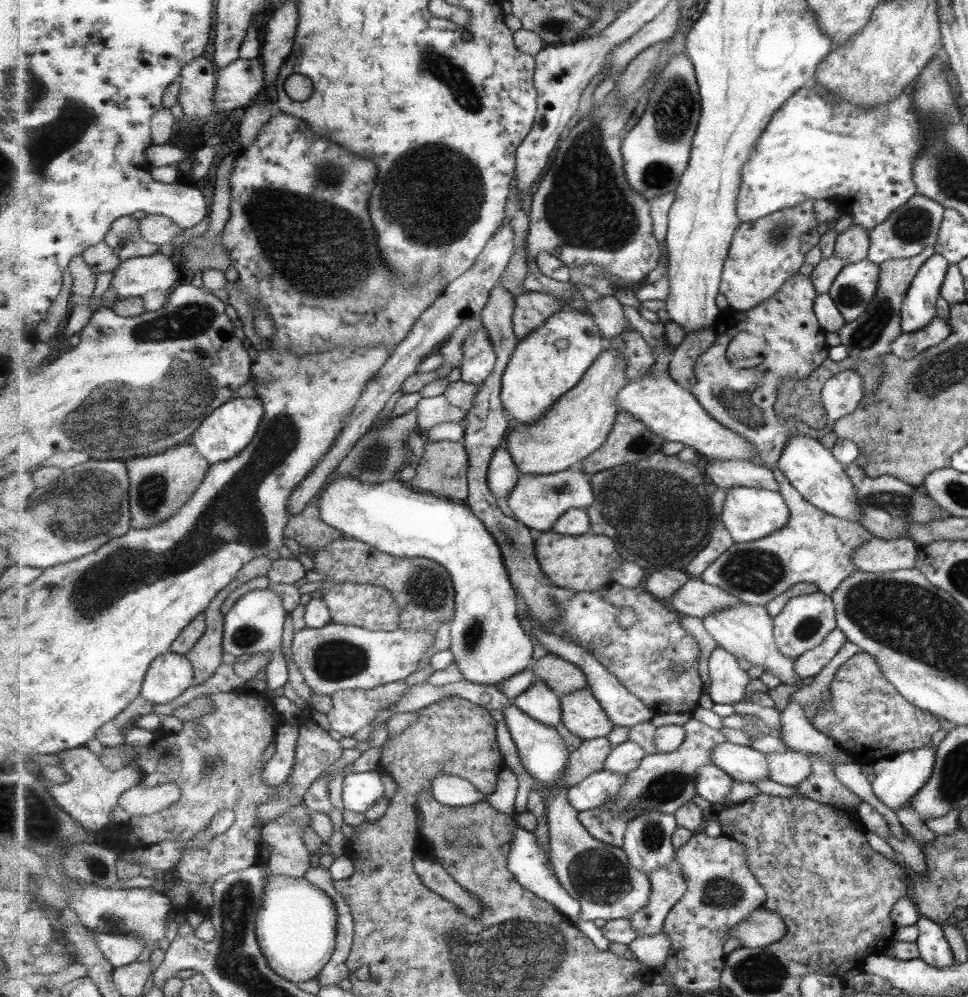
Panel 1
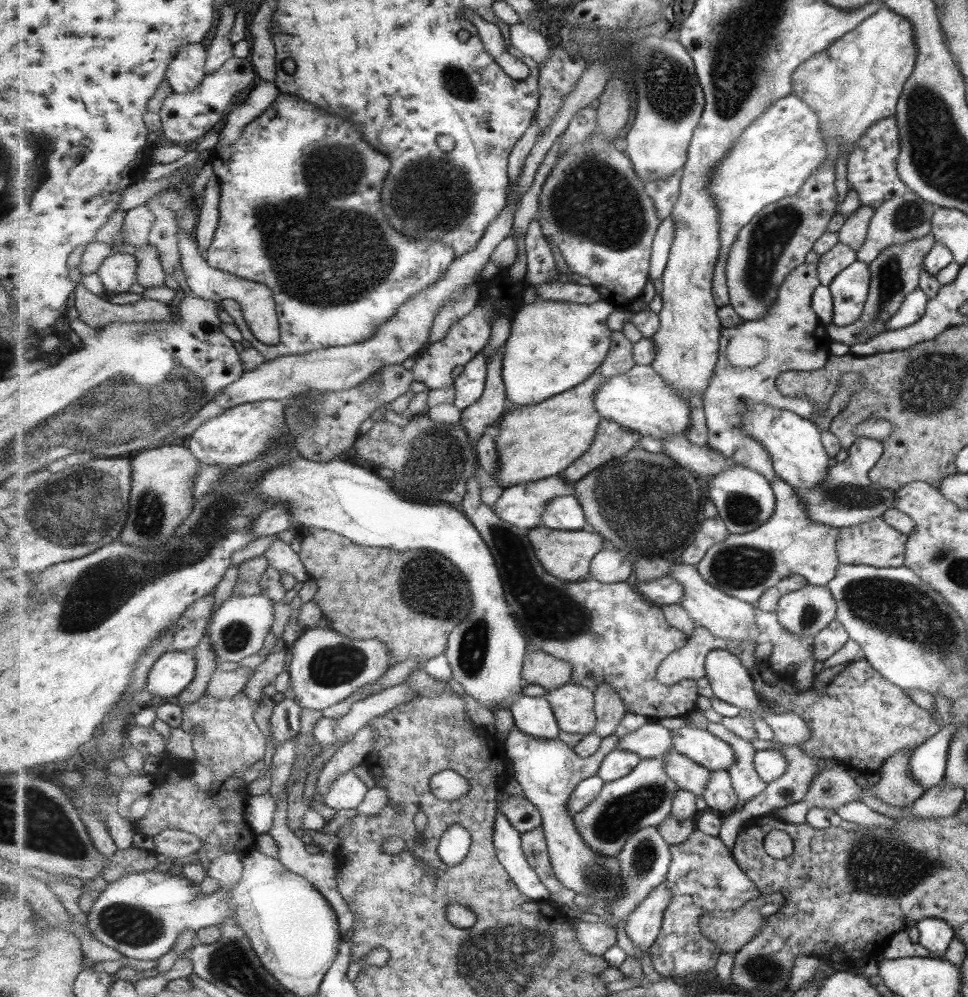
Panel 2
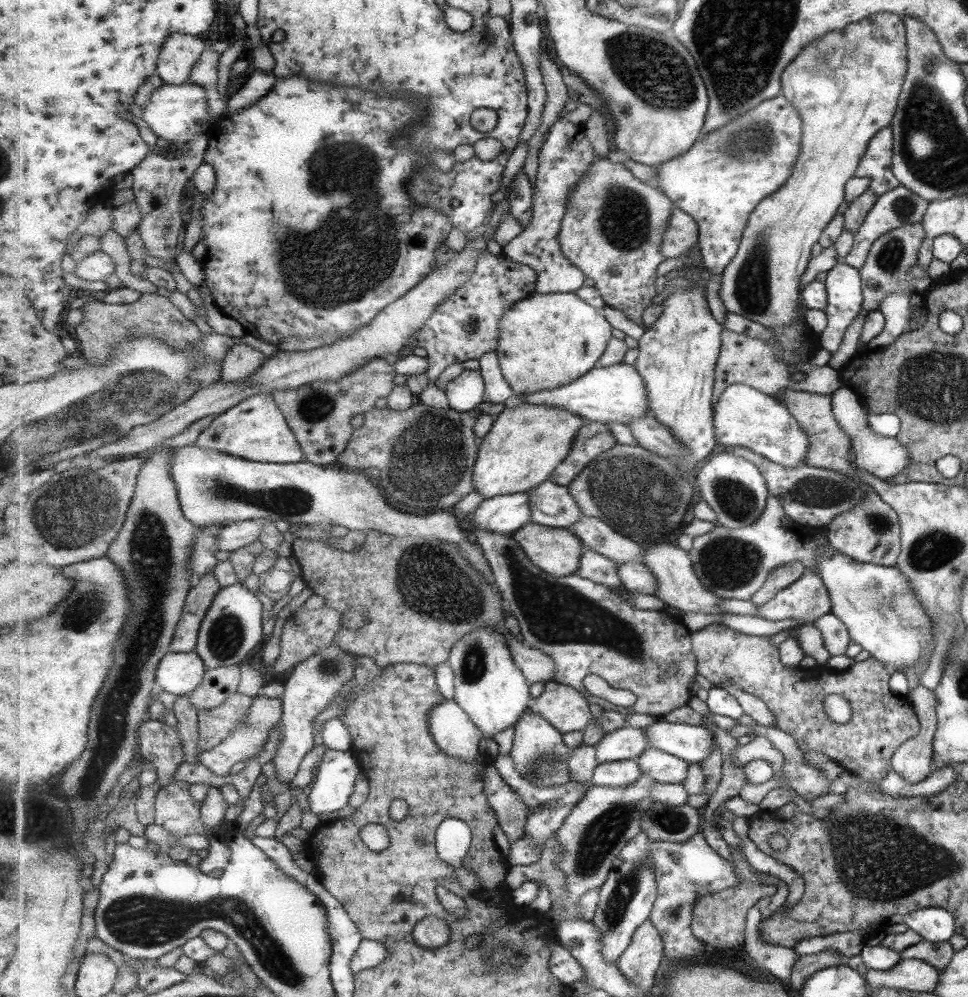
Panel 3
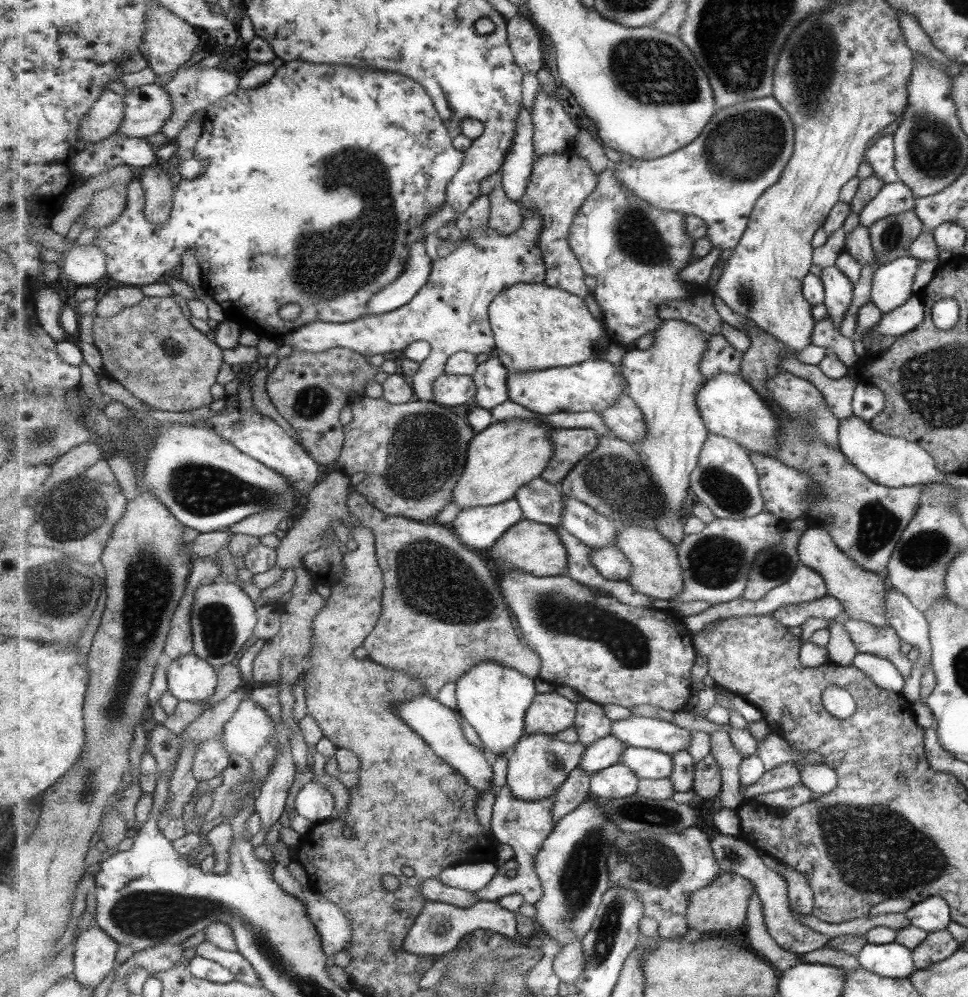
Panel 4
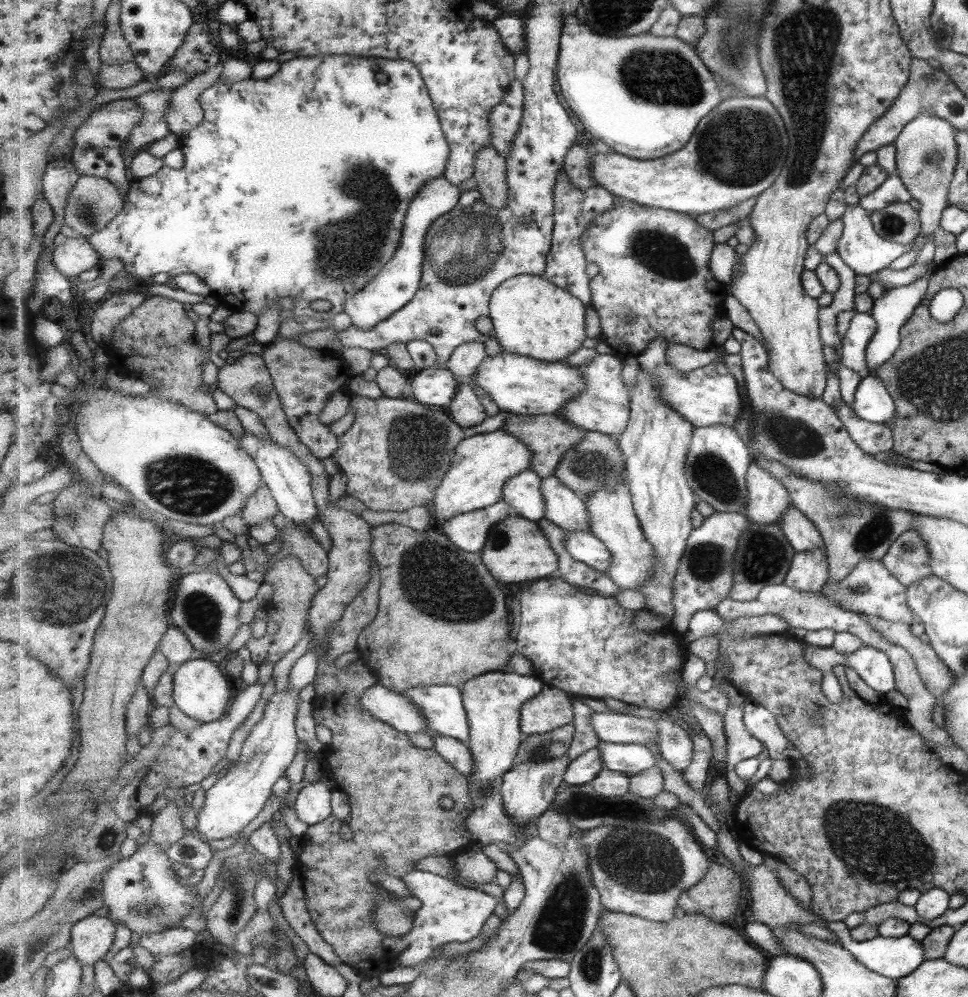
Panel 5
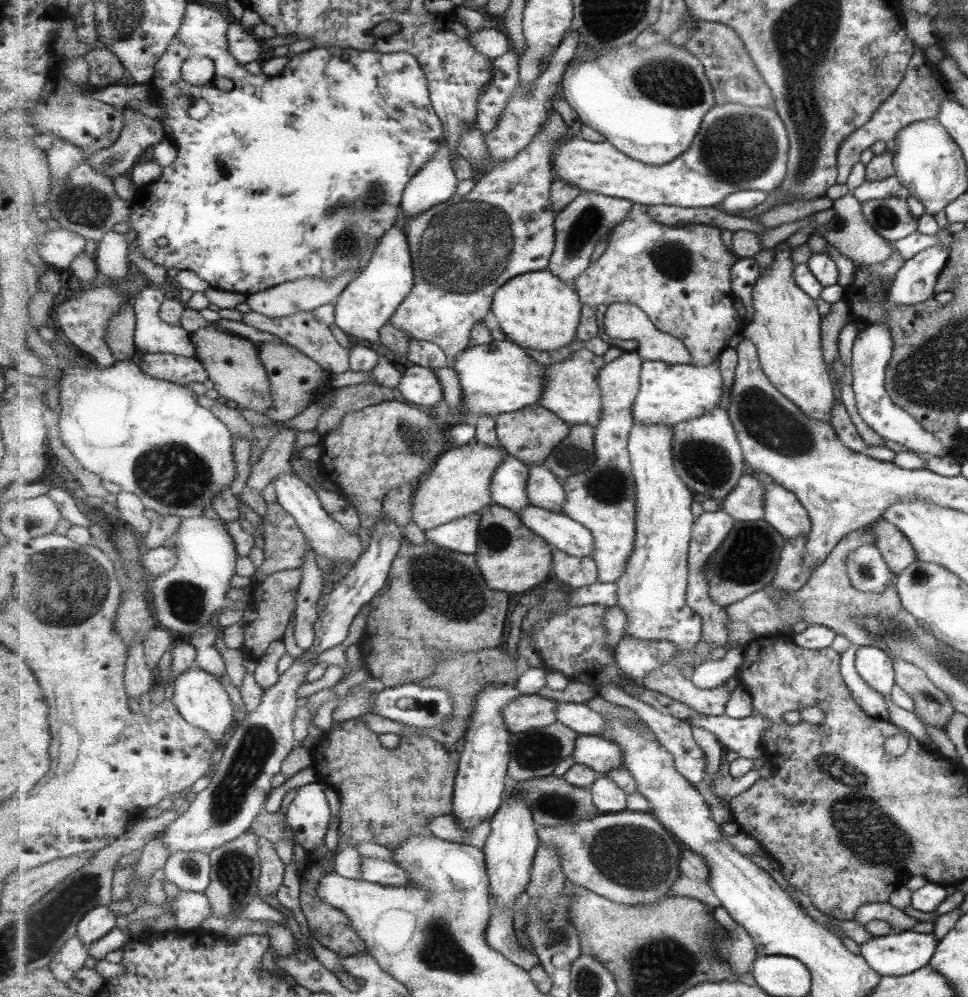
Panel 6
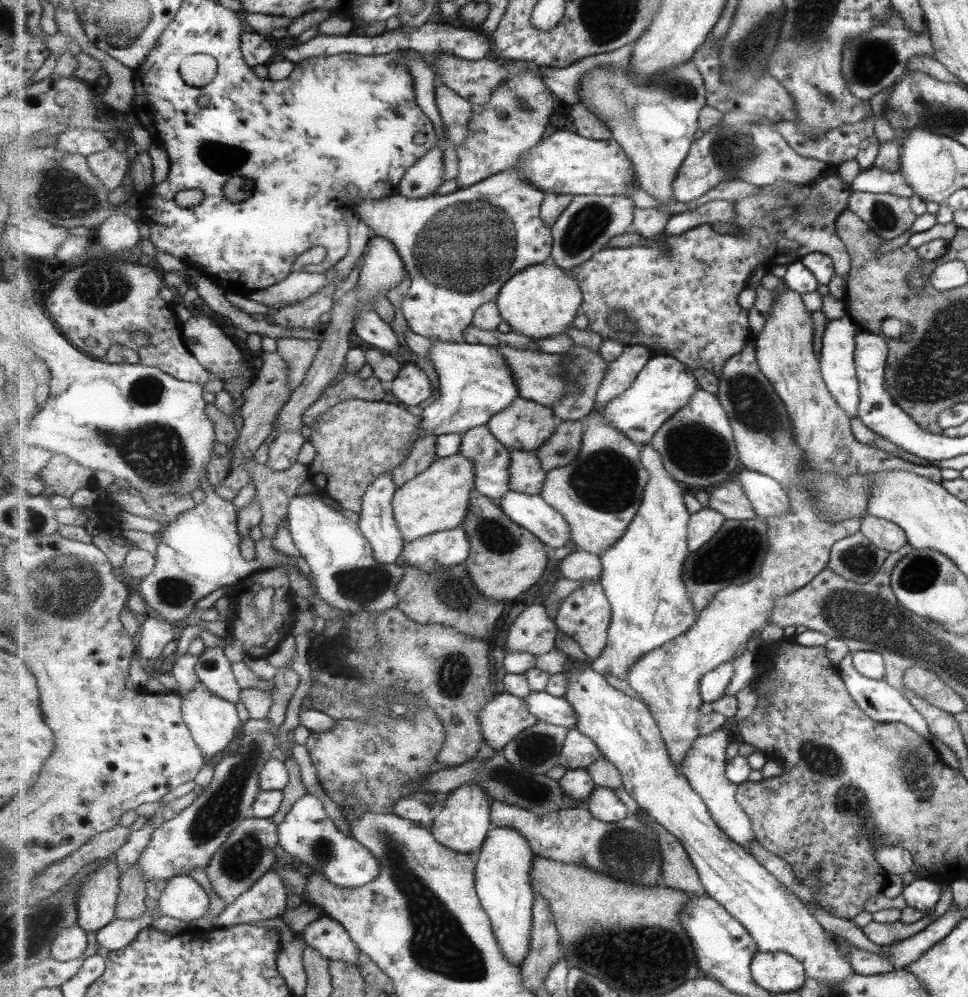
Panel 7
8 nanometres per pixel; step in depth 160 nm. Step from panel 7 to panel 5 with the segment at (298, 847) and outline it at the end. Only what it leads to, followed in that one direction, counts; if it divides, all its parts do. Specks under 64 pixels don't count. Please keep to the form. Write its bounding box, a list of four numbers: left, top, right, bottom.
[294,786,501,967]

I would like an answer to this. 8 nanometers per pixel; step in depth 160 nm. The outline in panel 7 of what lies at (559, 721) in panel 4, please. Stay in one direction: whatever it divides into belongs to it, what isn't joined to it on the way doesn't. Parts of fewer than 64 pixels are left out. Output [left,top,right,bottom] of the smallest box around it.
[480,692,539,752]

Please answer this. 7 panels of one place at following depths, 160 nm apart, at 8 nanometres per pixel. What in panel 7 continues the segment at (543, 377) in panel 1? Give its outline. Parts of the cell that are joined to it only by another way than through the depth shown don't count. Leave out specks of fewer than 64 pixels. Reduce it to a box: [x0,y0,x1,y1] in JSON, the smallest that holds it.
[496,263,584,341]

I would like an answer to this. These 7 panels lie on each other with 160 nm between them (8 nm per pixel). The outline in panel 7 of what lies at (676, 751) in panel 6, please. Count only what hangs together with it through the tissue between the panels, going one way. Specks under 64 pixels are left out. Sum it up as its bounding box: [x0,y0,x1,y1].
[682,722,756,848]

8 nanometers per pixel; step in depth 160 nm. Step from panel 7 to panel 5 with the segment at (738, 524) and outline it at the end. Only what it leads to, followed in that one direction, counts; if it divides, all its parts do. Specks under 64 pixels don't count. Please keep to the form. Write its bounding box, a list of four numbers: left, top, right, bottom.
[730,521,796,602]

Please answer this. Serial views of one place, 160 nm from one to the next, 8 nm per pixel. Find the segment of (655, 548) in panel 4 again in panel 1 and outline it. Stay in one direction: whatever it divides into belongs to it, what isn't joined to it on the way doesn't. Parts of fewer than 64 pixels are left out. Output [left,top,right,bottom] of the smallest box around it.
[703,602,803,686]

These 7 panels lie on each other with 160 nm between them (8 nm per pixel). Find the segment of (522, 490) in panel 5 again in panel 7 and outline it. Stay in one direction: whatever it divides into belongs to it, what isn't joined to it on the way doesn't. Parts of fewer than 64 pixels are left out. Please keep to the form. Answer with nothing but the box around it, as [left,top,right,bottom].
[460,425,512,502]

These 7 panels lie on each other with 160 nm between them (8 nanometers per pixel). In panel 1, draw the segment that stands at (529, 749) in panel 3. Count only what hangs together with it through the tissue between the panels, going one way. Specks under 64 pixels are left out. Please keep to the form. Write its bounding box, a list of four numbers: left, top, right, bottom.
[514,679,564,727]

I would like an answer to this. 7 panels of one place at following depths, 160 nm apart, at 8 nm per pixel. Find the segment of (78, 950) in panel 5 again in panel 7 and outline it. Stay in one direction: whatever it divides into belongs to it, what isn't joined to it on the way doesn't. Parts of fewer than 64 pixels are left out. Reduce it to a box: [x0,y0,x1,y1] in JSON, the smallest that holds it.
[78,858,122,933]

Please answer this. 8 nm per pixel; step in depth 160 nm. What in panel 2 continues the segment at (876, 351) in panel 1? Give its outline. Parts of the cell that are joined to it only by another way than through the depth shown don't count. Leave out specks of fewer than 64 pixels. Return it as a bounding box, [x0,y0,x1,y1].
[826,232,934,348]

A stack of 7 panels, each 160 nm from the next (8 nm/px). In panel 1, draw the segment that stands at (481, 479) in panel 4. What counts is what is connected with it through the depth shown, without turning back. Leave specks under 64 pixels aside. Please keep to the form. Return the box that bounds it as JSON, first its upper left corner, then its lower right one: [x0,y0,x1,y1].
[507,348,630,475]

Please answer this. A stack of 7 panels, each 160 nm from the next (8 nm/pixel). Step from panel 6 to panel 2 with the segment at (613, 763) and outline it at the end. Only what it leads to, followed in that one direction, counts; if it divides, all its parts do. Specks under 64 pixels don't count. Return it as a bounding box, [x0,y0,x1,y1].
[663,750,711,796]

